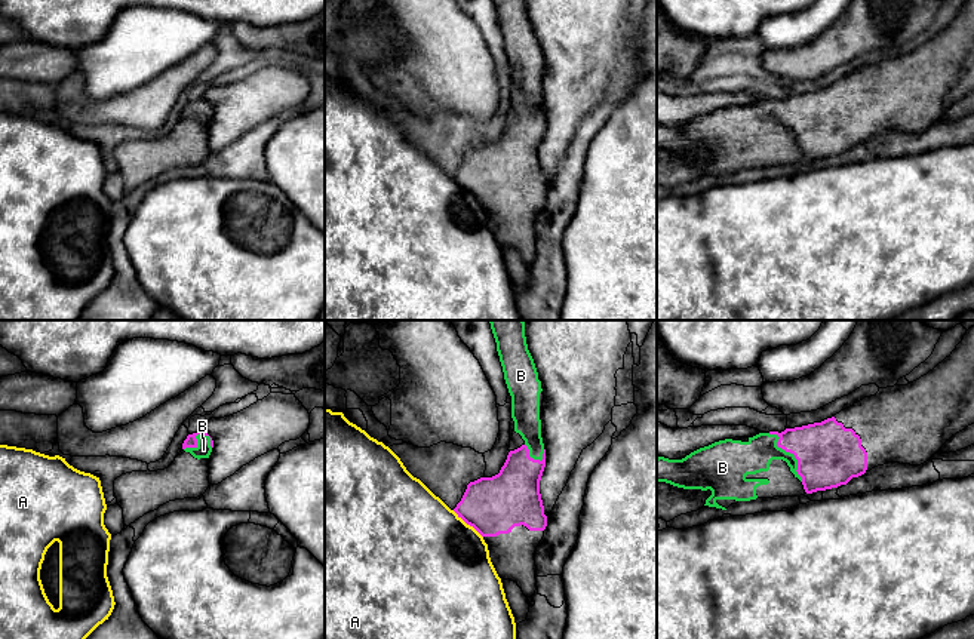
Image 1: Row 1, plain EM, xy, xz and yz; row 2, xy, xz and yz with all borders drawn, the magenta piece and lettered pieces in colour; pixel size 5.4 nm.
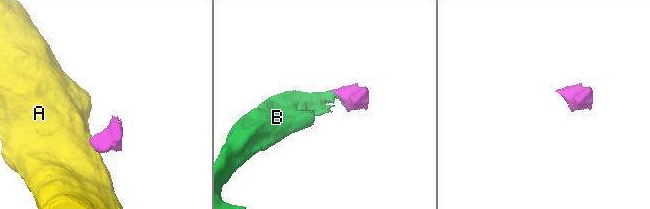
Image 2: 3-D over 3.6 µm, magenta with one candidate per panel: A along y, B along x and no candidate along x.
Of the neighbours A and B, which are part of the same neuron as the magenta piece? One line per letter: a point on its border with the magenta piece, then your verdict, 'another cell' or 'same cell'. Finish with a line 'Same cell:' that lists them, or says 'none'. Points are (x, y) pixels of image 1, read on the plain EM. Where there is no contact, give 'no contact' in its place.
A: contact xz (467, 191); another cell
B: contact yz (789, 119); same cell
Same cell: B

